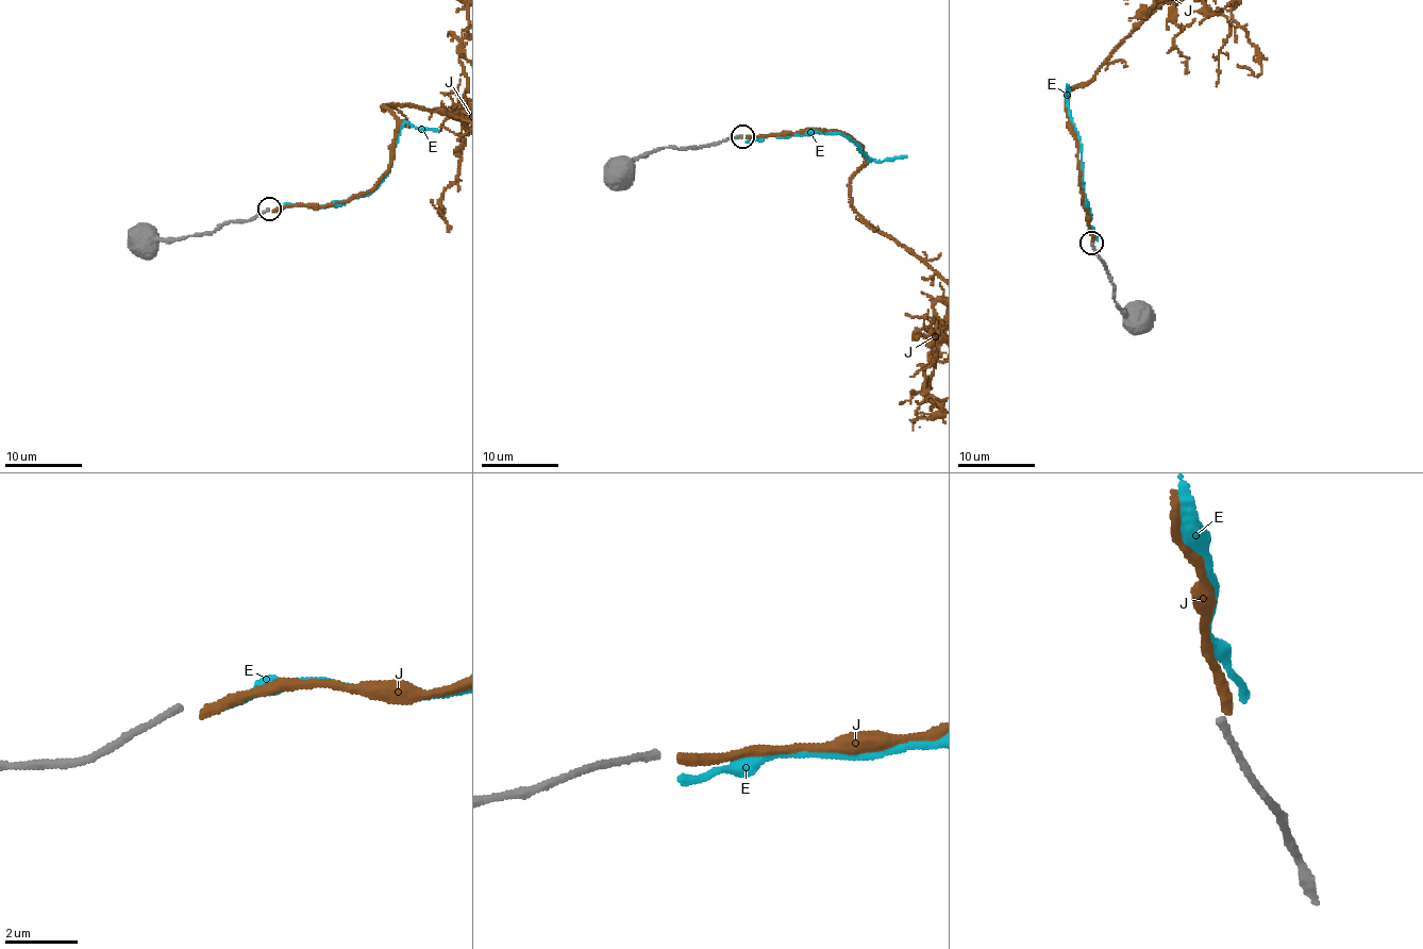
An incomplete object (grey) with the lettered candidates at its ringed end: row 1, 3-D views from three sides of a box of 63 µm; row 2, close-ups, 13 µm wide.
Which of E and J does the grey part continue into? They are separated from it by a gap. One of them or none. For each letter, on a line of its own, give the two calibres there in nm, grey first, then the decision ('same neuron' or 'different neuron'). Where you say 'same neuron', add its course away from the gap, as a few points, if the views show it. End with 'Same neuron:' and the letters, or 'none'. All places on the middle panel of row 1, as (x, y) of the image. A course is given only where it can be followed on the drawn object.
E: calibres 190 and 200 nm; different neuron
J: calibres 190 and 300 nm; different neuron
Same neuron: none

